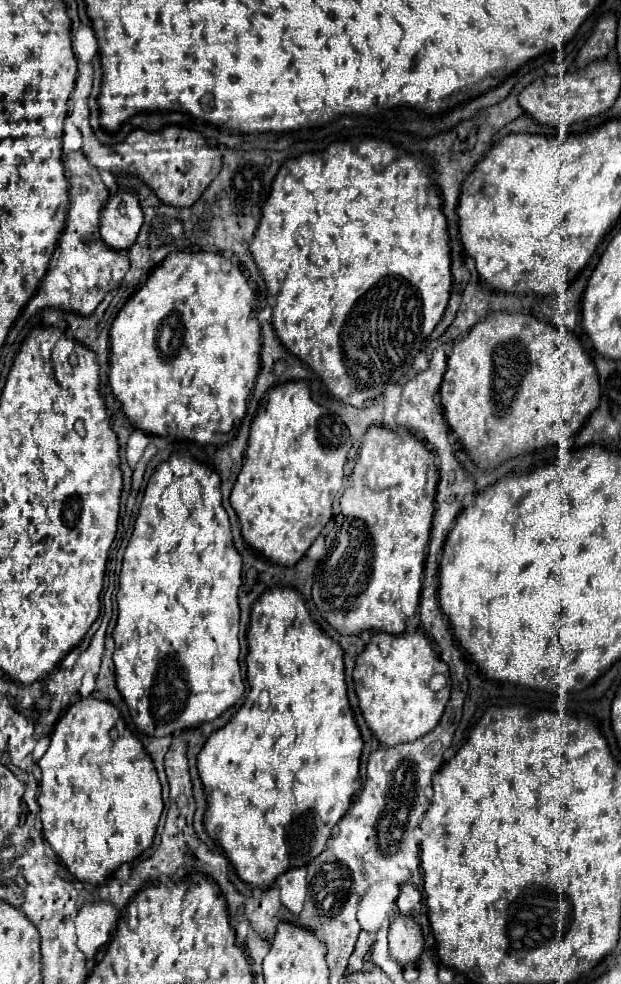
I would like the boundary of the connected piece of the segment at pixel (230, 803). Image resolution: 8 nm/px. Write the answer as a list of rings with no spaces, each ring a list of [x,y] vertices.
[[[273,586],[263,596],[253,604],[251,610],[251,624],[247,632],[247,642],[249,642],[249,654],[245,658],[247,662],[247,678],[249,678],[249,696],[245,704],[237,710],[237,714],[217,732],[209,736],[205,742],[201,754],[197,756],[197,770],[201,776],[201,782],[205,786],[205,796],[209,802],[209,808],[205,812],[205,828],[209,836],[225,850],[227,858],[235,866],[239,878],[251,886],[269,886],[275,882],[275,878],[281,872],[287,872],[289,868],[299,868],[311,862],[317,854],[323,852],[327,838],[331,836],[331,828],[341,820],[341,816],[347,812],[351,806],[353,794],[361,788],[361,778],[359,778],[359,758],[363,750],[363,738],[359,734],[359,728],[353,720],[351,704],[347,698],[347,684],[345,684],[345,662],[343,662],[343,648],[329,638],[319,624],[311,618],[309,610],[305,608],[305,598],[303,594],[293,588],[293,586]]]

